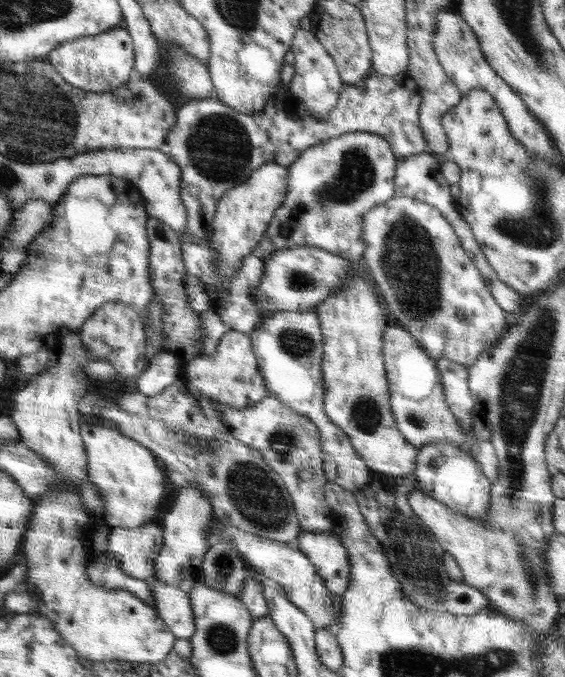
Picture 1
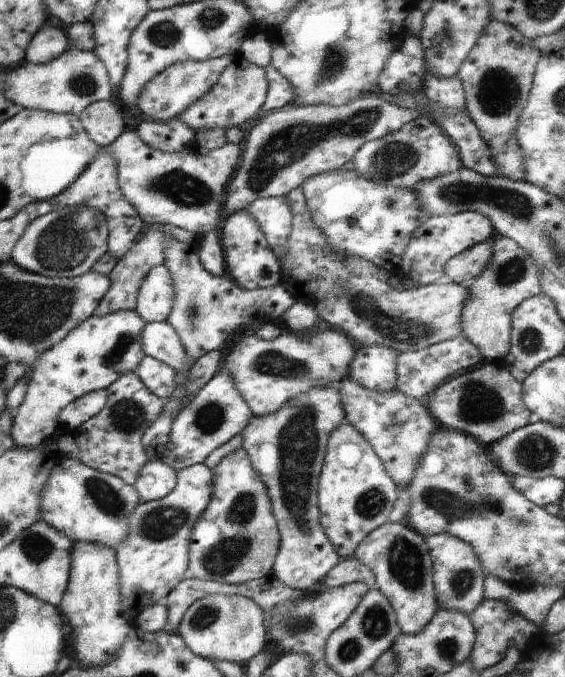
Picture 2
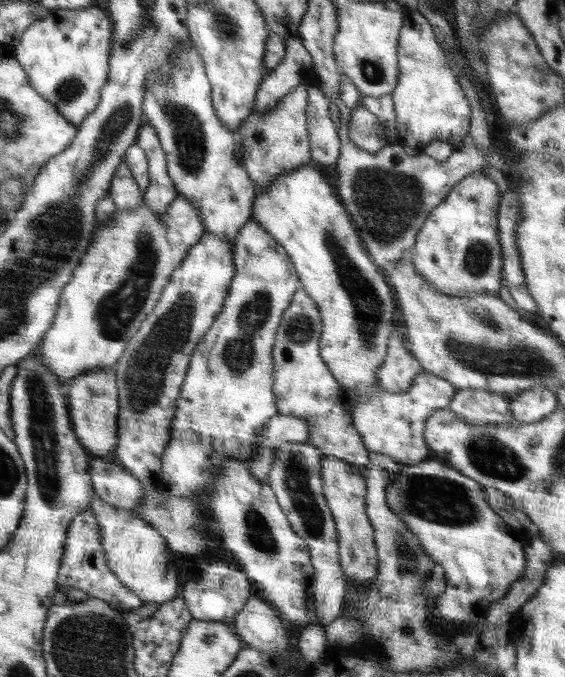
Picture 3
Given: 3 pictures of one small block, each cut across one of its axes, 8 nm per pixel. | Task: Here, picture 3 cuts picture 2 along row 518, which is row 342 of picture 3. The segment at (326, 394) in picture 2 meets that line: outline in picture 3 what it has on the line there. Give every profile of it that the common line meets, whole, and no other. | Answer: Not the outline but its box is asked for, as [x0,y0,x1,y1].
[272,289,370,476]

